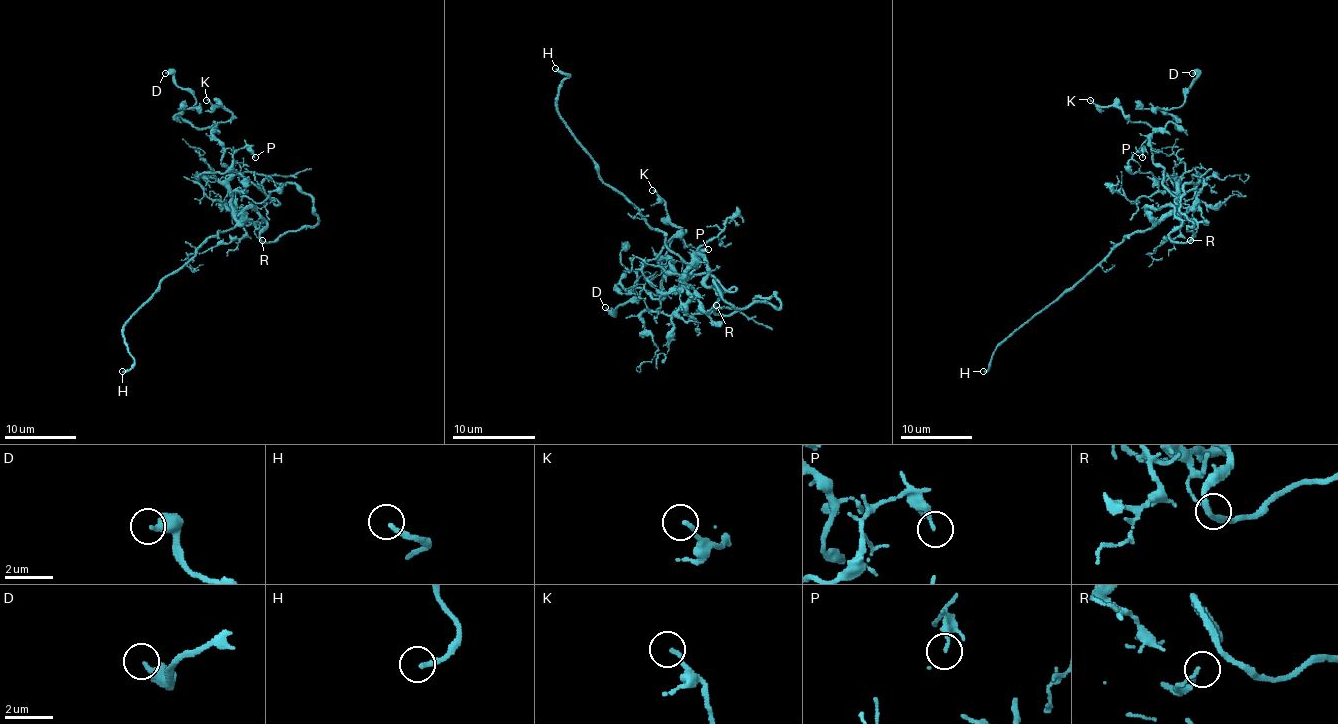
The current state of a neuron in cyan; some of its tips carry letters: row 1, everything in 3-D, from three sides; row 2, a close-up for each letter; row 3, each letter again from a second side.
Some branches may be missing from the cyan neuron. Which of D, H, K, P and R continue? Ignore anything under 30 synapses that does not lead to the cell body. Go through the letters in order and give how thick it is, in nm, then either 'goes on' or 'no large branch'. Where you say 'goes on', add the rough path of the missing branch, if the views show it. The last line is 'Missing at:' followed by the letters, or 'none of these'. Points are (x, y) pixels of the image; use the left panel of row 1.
D: calibre 300 nm; no large branch
H: calibre 200 nm; goes on; course (122, 371), (69, 380), (19, 384), (15, 387)
K: calibre 140 nm; no large branch
P: calibre 180 nm; no large branch
R: calibre 70 nm; no large branch
Missing at: H

